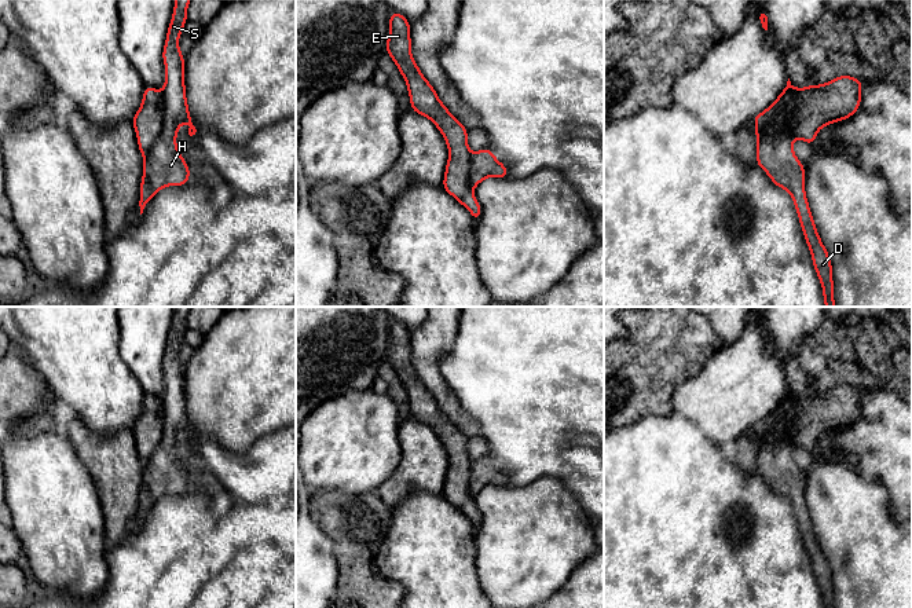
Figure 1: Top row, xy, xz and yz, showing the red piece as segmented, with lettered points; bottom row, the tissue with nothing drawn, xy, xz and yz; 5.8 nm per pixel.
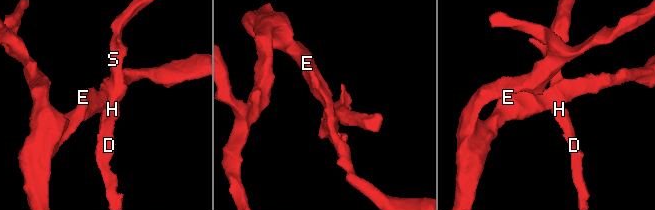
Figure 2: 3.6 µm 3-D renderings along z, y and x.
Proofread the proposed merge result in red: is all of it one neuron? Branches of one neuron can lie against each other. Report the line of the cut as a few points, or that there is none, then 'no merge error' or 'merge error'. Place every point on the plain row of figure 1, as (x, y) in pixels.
cut in xy along (161, 400), (161, 440), (145, 465); merge error

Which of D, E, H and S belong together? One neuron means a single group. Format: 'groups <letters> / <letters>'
groups D H S / E

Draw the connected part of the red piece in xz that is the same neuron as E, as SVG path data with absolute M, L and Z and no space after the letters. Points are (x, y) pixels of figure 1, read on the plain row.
M391 321L391 340L385 359L393 367L403 384L413 420L429 426L443 443L448 455L443 497L464 513L475 530L480 527L481 516L469 494L470 465L466 436L442 411L431 391L422 384L411 363L410 329L399 321Z

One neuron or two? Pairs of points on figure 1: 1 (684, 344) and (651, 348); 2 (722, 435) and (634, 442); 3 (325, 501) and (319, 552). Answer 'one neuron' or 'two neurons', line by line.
1: one neuron
2: two neurons
3: two neurons

